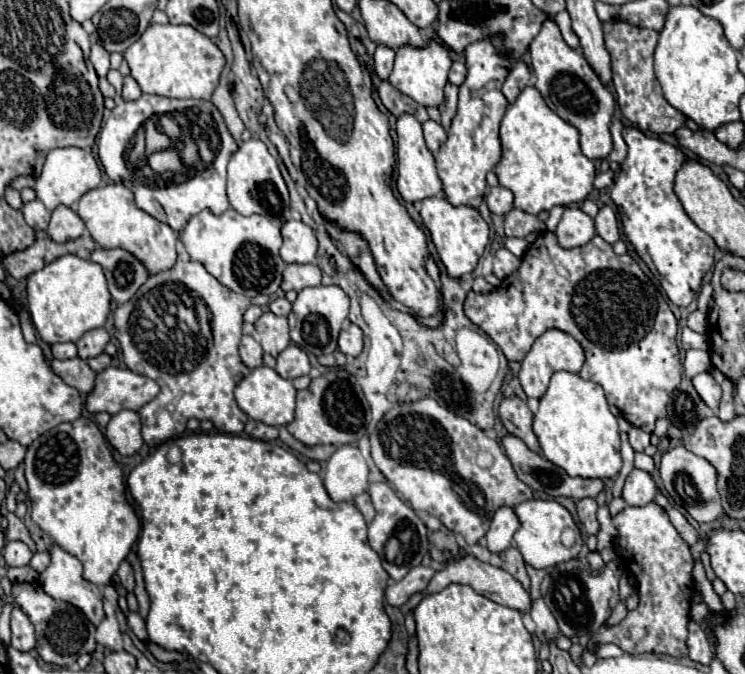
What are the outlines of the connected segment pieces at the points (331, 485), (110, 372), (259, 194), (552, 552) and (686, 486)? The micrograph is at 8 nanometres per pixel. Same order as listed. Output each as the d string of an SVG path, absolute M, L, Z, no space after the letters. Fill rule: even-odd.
M340 447L324 469L324 487L332 501L352 501L368 489L368 465L356 447Z
M106 367L96 375L94 389L86 395L86 409L90 413L106 411L110 415L120 409L138 411L142 405L158 395L158 385L130 369Z
M256 137L244 141L228 163L228 201L242 215L258 213L278 225L290 221L288 187L280 175L276 159L268 153L266 145Z
M530 499L514 507L514 511L516 511L516 517L520 519L520 529L514 535L514 543L530 567L546 569L546 567L564 563L566 559L577 558L582 549L583 540L570 513L560 503Z
M674 447L662 455L660 477L672 501L686 509L698 523L712 523L722 515L720 495L716 491L716 471L706 459L696 457L686 447Z

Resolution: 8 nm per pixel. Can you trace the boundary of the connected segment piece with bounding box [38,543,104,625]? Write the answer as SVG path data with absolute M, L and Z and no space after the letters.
M52 543L52 549L48 553L50 553L50 565L38 577L42 589L50 597L72 603L74 607L82 609L84 615L94 625L98 625L100 619L104 617L102 593L96 585L84 581L82 563L56 543Z

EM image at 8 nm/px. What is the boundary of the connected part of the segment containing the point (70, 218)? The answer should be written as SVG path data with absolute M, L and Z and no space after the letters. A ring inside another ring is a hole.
M64 205L54 209L50 225L48 225L50 239L54 239L56 243L68 243L82 237L84 231L86 231L86 225L74 209L64 207Z

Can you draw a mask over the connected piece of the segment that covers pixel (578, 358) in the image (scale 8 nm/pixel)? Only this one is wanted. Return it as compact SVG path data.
M548 329L544 335L540 335L530 353L526 355L526 359L522 361L522 369L520 369L520 385L524 389L524 393L528 397L534 397L534 399L540 399L546 389L548 389L548 381L550 377L556 373L556 371L568 371L568 373L578 373L584 365L586 357L584 357L584 349L580 347L580 343L570 337L568 333L564 331L558 331L558 329Z

